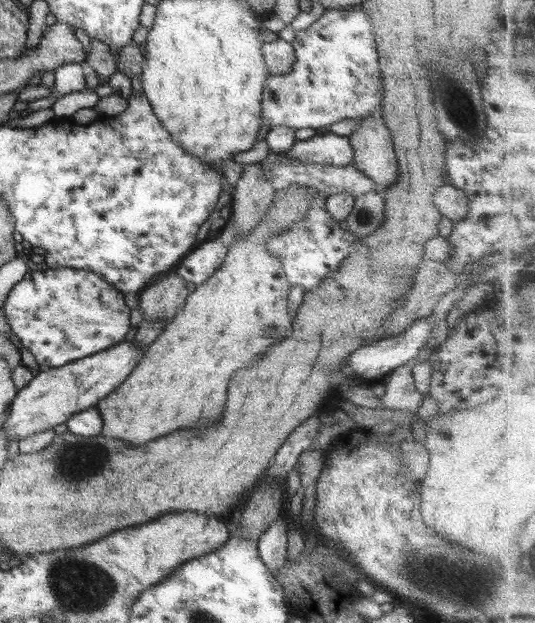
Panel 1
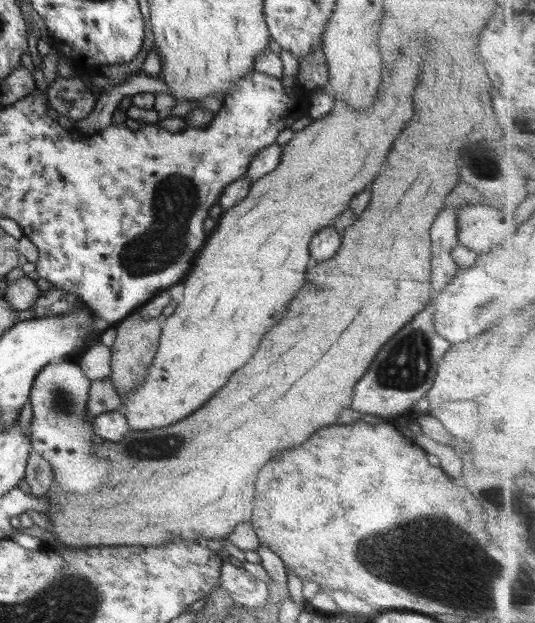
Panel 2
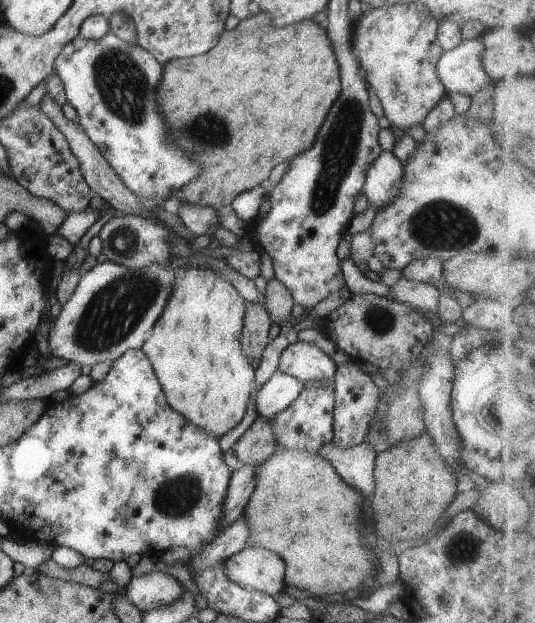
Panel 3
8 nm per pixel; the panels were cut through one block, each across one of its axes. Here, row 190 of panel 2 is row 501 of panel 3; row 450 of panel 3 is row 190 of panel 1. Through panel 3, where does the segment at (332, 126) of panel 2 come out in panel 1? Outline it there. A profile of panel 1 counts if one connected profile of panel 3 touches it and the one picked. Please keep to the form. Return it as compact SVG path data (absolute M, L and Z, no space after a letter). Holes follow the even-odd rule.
M288 187L276 191L276 198L268 214L264 215L257 225L245 235L234 238L224 256L224 264L210 276L209 280L199 284L185 300L185 305L164 327L164 330L147 346L142 358L136 363L127 379L120 383L104 400L100 399L95 409L103 418L101 434L107 437L120 438L130 444L144 444L148 440L172 434L180 428L198 428L202 424L216 422L226 404L226 388L236 370L250 366L258 354L272 346L274 336L276 344L284 340L292 324L288 316L288 293L290 284L282 270L282 263L265 247L273 236L289 230L297 220L305 216L310 209L312 194L300 187Z

